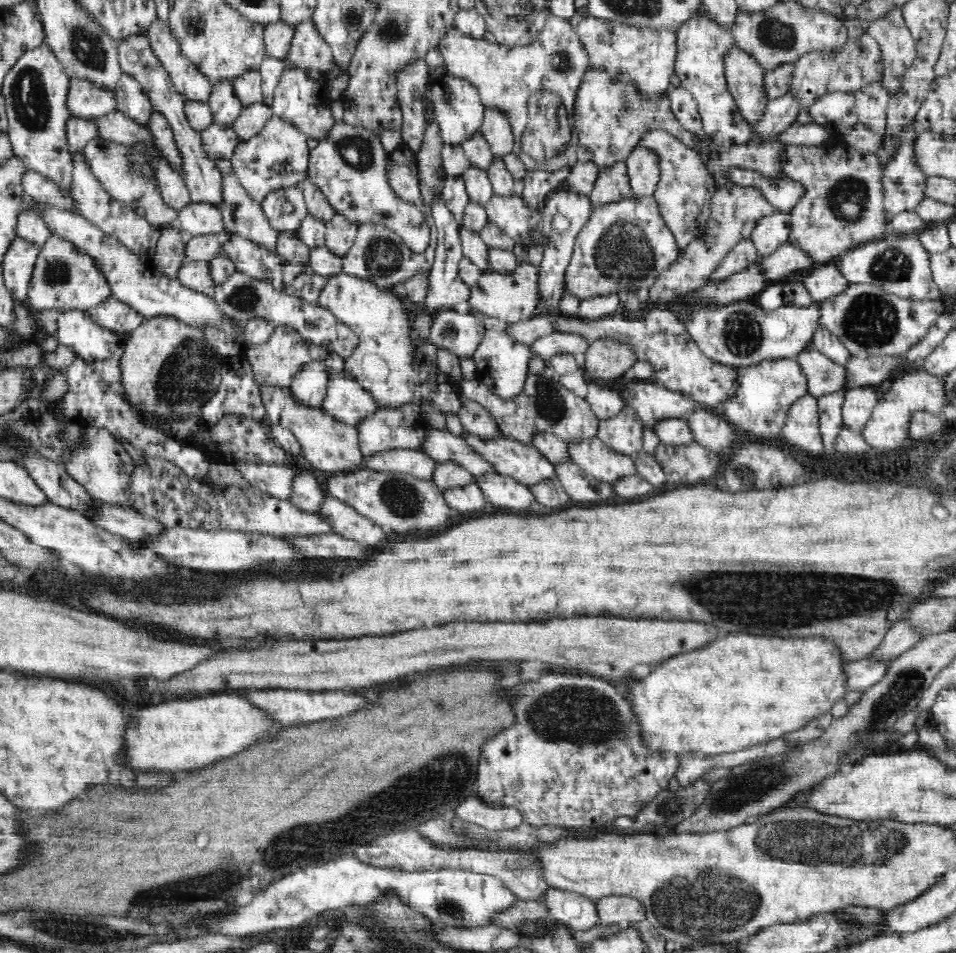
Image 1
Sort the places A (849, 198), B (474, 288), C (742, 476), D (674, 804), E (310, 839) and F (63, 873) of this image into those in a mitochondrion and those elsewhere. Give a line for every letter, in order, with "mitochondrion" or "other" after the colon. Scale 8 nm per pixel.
A: mitochondrion
B: other
C: mitochondrion
D: mitochondrion
E: mitochondrion
F: other

